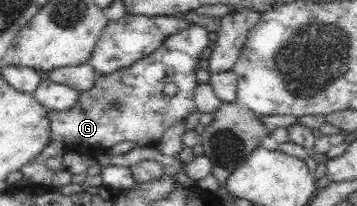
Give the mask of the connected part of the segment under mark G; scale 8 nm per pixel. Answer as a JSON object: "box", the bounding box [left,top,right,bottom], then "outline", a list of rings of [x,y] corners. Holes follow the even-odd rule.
{"box":[48,24,210,158],"outline":[[[197,24],[172,32],[152,53],[127,68],[99,74],[91,88],[79,92],[76,105],[68,111],[48,110],[52,141],[64,142],[68,150],[102,158],[110,147],[132,141],[140,147],[158,143],[164,131],[197,111],[195,89],[200,53],[210,43],[208,30]],[[174,83],[176,95],[165,95],[164,85]]]}

